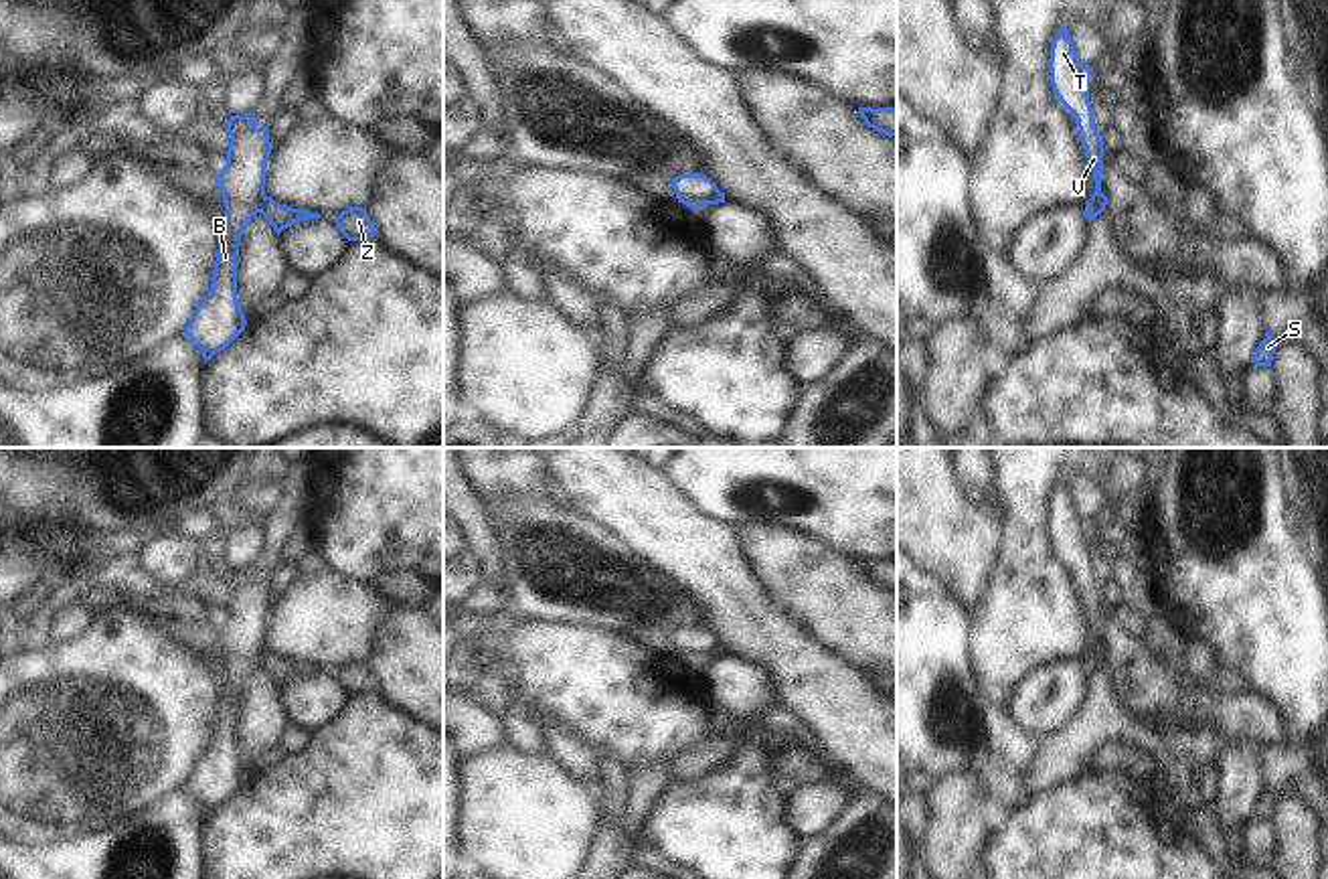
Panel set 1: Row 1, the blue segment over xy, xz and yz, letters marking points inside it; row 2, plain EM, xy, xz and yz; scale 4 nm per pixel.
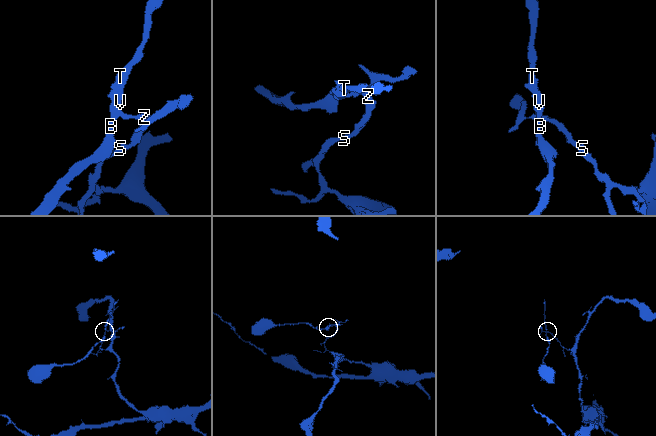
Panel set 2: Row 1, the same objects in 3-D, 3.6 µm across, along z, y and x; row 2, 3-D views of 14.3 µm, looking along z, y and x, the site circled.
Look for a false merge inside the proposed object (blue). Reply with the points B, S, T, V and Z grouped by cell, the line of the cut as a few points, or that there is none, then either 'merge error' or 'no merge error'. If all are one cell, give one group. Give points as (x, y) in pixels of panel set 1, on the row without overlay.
B T V / S Z | xy (264, 647), (260, 665) | merge error

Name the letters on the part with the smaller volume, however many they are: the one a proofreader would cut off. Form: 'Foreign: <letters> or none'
Foreign: B, T, V.

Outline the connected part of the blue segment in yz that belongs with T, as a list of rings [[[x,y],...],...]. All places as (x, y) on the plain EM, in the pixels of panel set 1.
[[[1063,480],[1059,484],[1059,488],[1053,492],[1049,523],[1051,523],[1051,539],[1053,539],[1055,549],[1077,573],[1079,593],[1085,602],[1087,616],[1095,630],[1095,646],[1091,648],[1091,652],[1087,656],[1087,658],[1091,658],[1093,650],[1101,646],[1103,593],[1101,593],[1101,587],[1097,585],[1097,581],[1093,579],[1093,561],[1089,555],[1089,535],[1087,533],[1093,527],[1093,521],[1083,518],[1079,514],[1067,480]]]

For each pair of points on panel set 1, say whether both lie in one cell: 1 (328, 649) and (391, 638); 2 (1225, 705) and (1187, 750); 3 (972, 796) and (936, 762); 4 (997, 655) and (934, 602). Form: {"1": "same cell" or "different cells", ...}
{"1": "different cells", "2": "different cells", "3": "different cells", "4": "different cells"}

